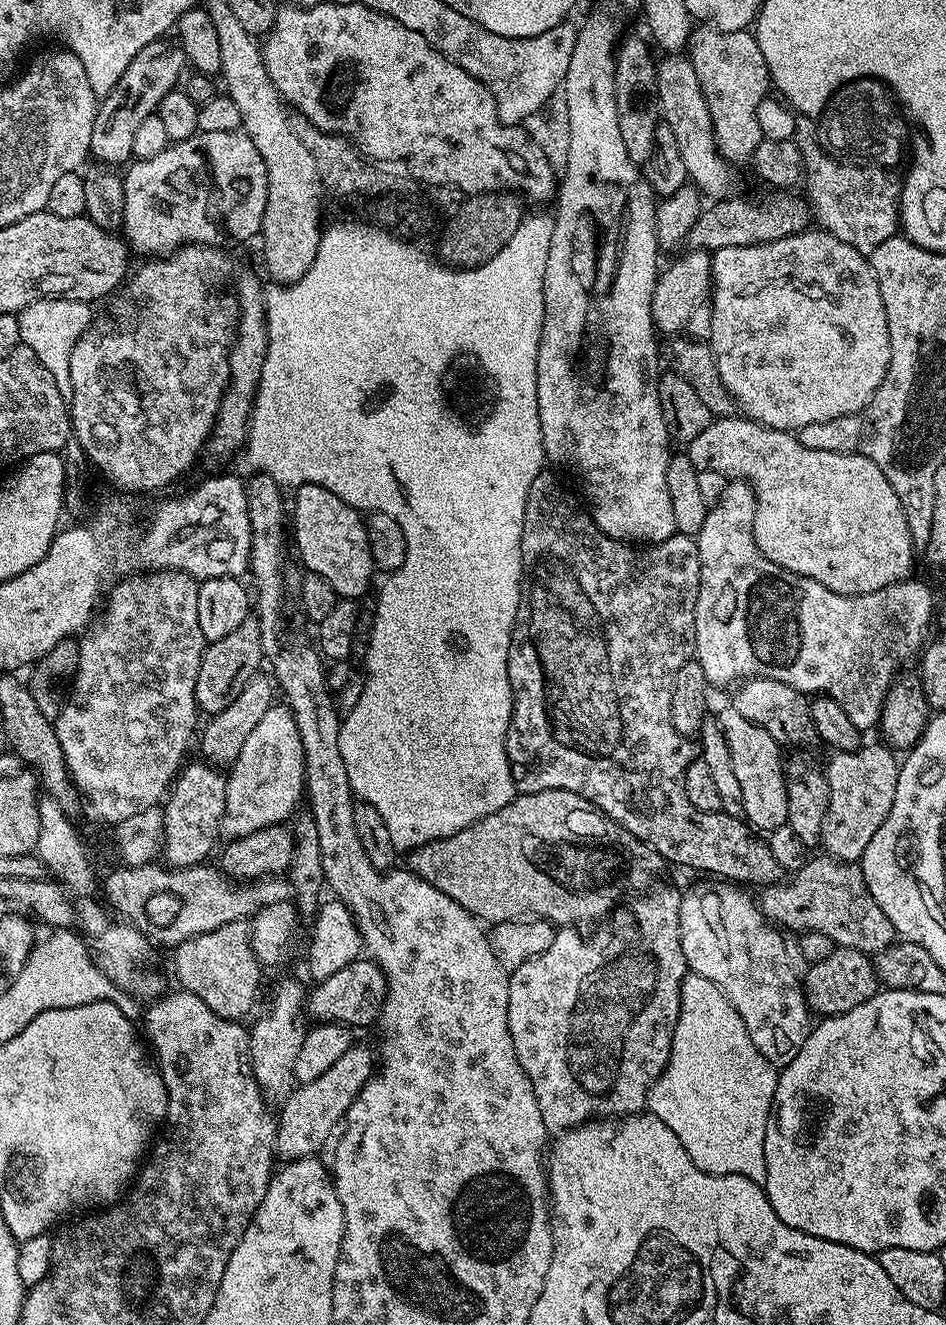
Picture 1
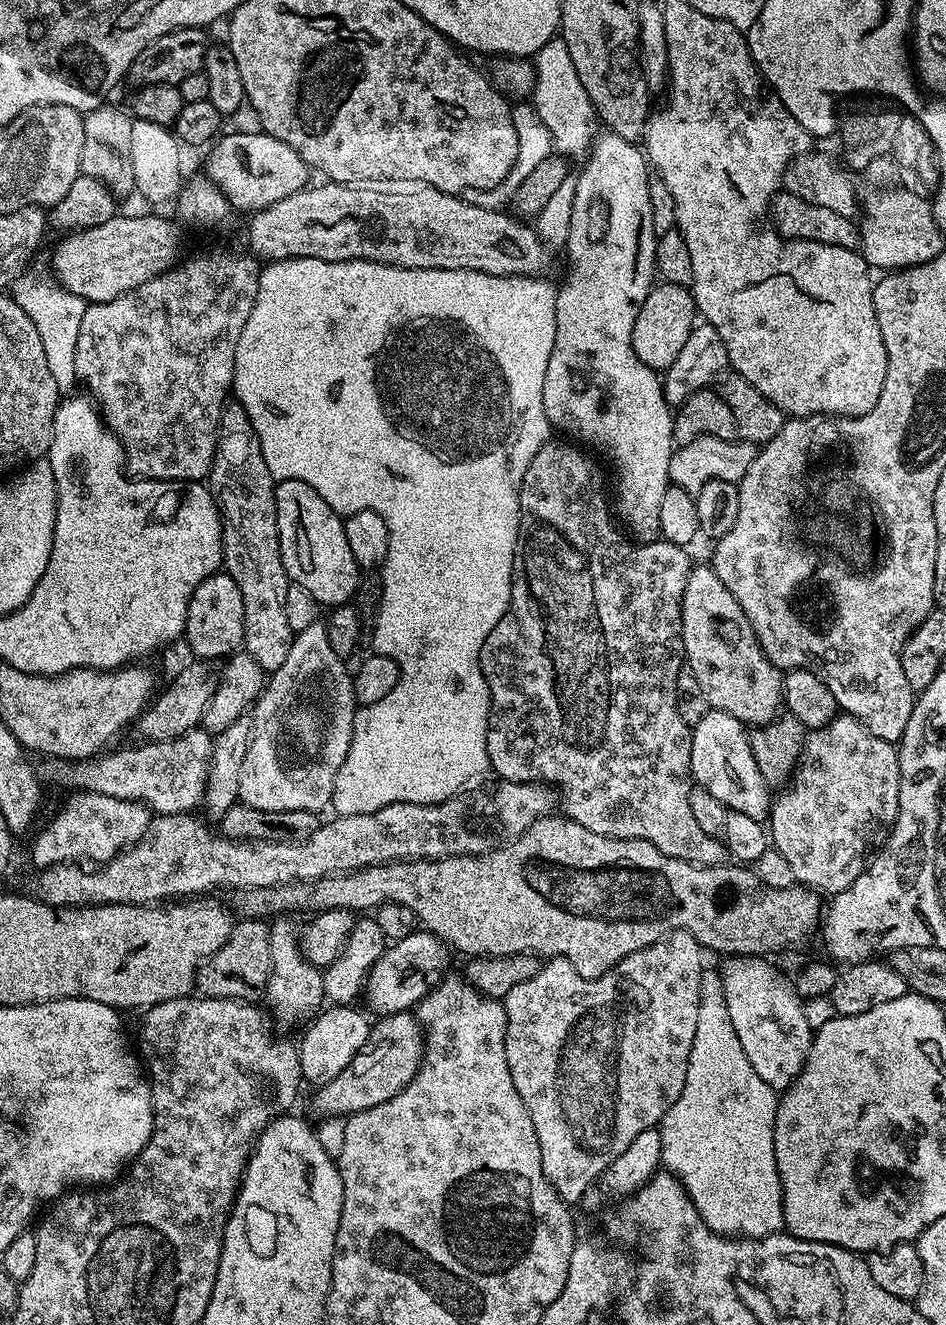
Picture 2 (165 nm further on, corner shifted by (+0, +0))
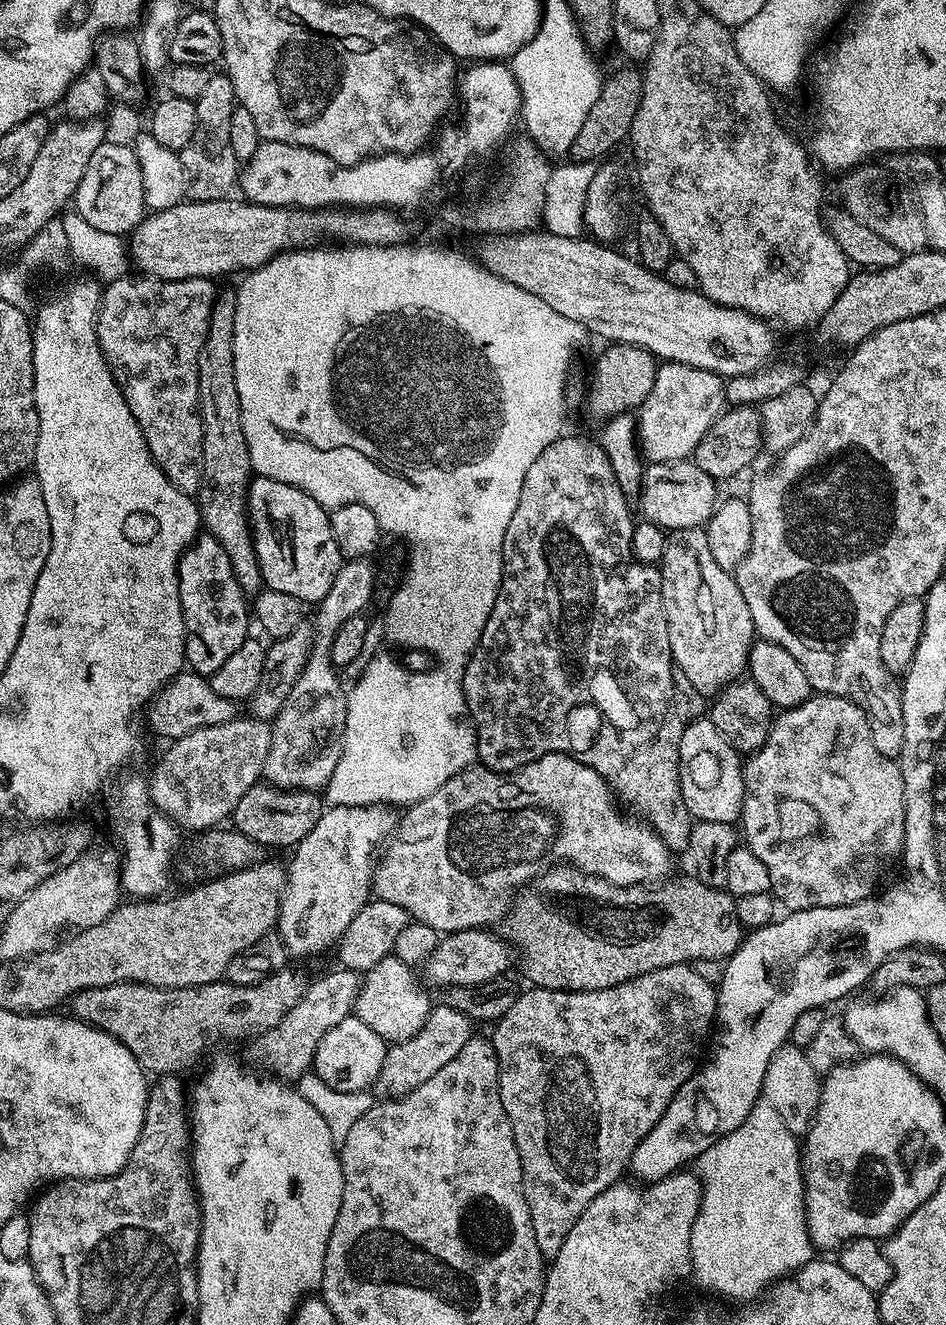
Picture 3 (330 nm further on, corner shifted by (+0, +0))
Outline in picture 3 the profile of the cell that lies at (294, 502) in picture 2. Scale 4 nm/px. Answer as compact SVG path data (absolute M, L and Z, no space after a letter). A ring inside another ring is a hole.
M256 476L248 486L248 522L254 533L264 588L282 590L282 594L294 594L294 598L308 606L326 598L326 590L334 586L334 578L342 563L338 542L334 542L334 530L330 530L329 509L314 502L310 494L294 486L286 486L286 482L274 482L274 478Z

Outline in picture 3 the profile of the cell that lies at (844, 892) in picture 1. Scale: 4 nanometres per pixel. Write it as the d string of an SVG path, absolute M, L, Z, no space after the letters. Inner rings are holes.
M548 866L539 874L532 877L511 897L512 909L504 920L504 932L502 936L514 949L514 956L520 959L520 968L529 981L529 985L537 988L553 988L559 992L593 992L594 990L606 990L610 986L618 986L635 976L641 976L644 972L658 970L662 966L674 966L675 964L692 964L697 960L727 961L738 950L742 939L742 921L736 910L737 901L731 892L723 887L712 887L689 874L681 880L665 879L663 882L643 882L641 884L612 884L600 876L592 876L580 868L571 866Z

